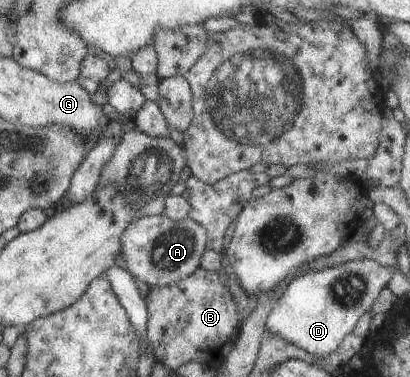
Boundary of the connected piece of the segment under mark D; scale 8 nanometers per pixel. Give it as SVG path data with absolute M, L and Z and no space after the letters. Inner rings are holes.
M371 258L318 272L300 273L287 282L287 287L276 299L266 319L266 331L317 358L329 357L341 347L345 337L353 333L360 317L371 310L392 275L390 269Z

